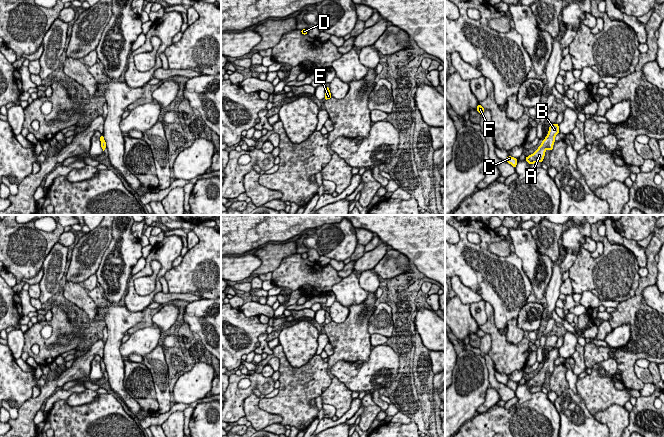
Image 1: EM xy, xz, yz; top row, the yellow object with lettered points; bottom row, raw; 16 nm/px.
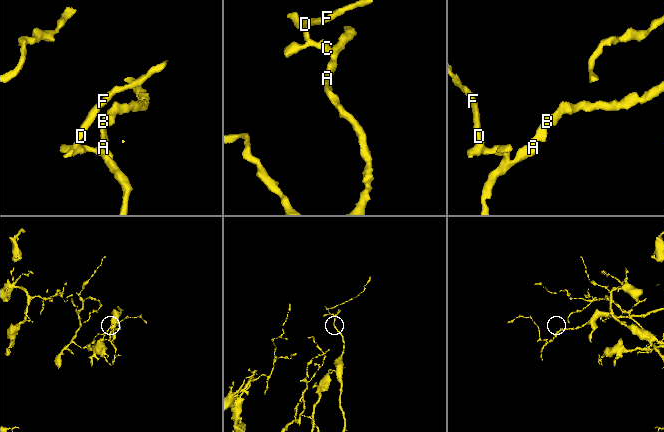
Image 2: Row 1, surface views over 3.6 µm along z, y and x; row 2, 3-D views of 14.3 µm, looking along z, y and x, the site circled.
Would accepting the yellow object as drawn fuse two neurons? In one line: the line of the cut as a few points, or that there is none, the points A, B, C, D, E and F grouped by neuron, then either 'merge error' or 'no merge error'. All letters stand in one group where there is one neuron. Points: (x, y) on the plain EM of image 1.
cut none; groups A B C D E F; no merge error

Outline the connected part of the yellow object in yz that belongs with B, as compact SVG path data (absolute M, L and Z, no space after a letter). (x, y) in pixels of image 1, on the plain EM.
M552 348L549 351L548 359L542 365L542 368L538 371L538 373L531 378L530 380L526 380L526 385L529 388L534 388L538 386L542 386L545 380L545 375L548 373L551 375L553 373L553 368L555 366L554 362L559 357L559 348Z

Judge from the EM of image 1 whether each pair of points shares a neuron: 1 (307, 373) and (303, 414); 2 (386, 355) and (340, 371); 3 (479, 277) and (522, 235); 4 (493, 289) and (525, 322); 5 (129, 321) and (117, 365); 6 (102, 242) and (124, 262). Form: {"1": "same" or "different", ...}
{"1": "same", "2": "same", "3": "different", "4": "different", "5": "same", "6": "different"}

